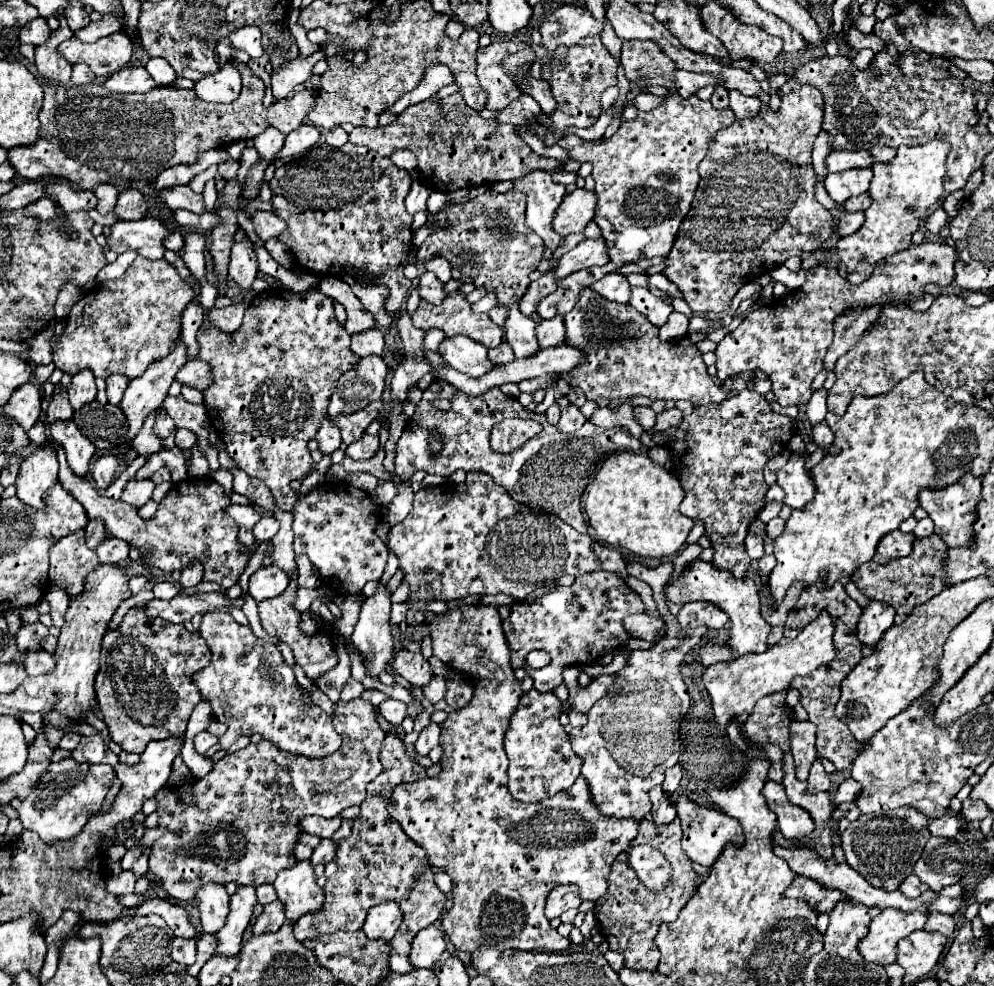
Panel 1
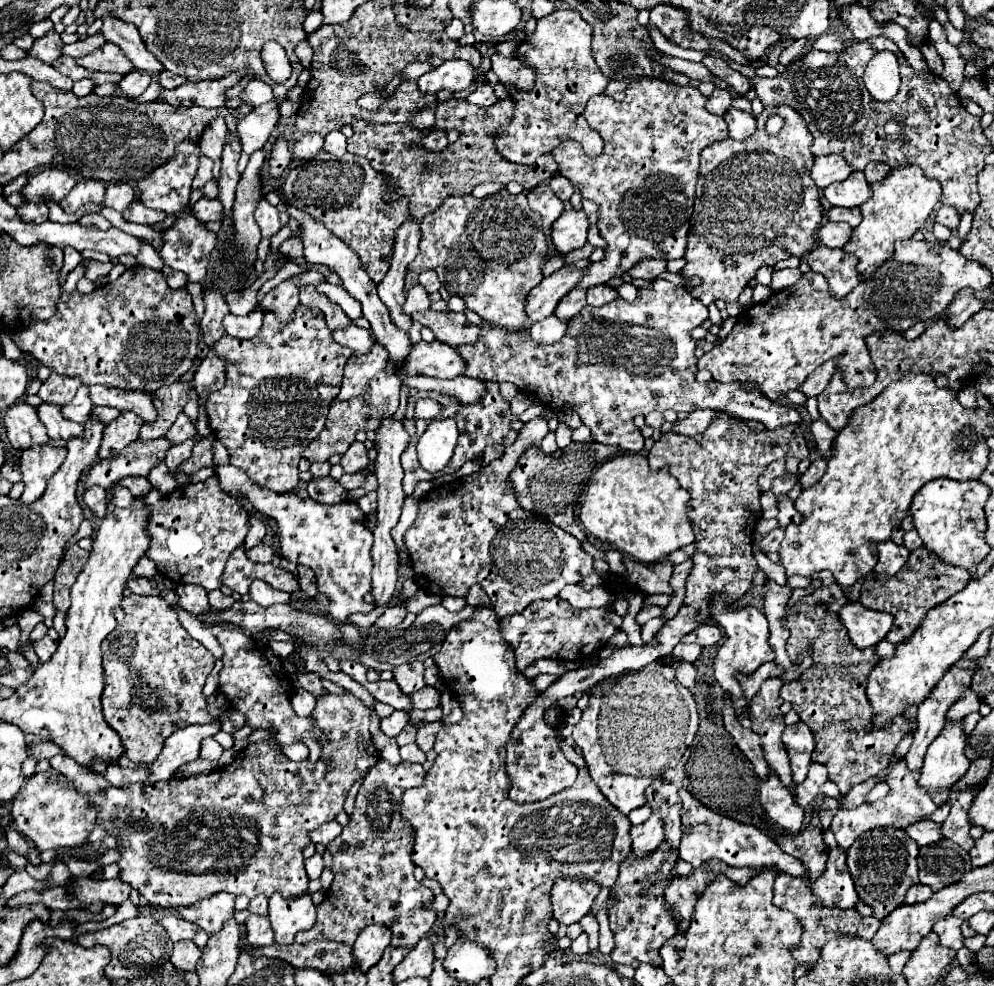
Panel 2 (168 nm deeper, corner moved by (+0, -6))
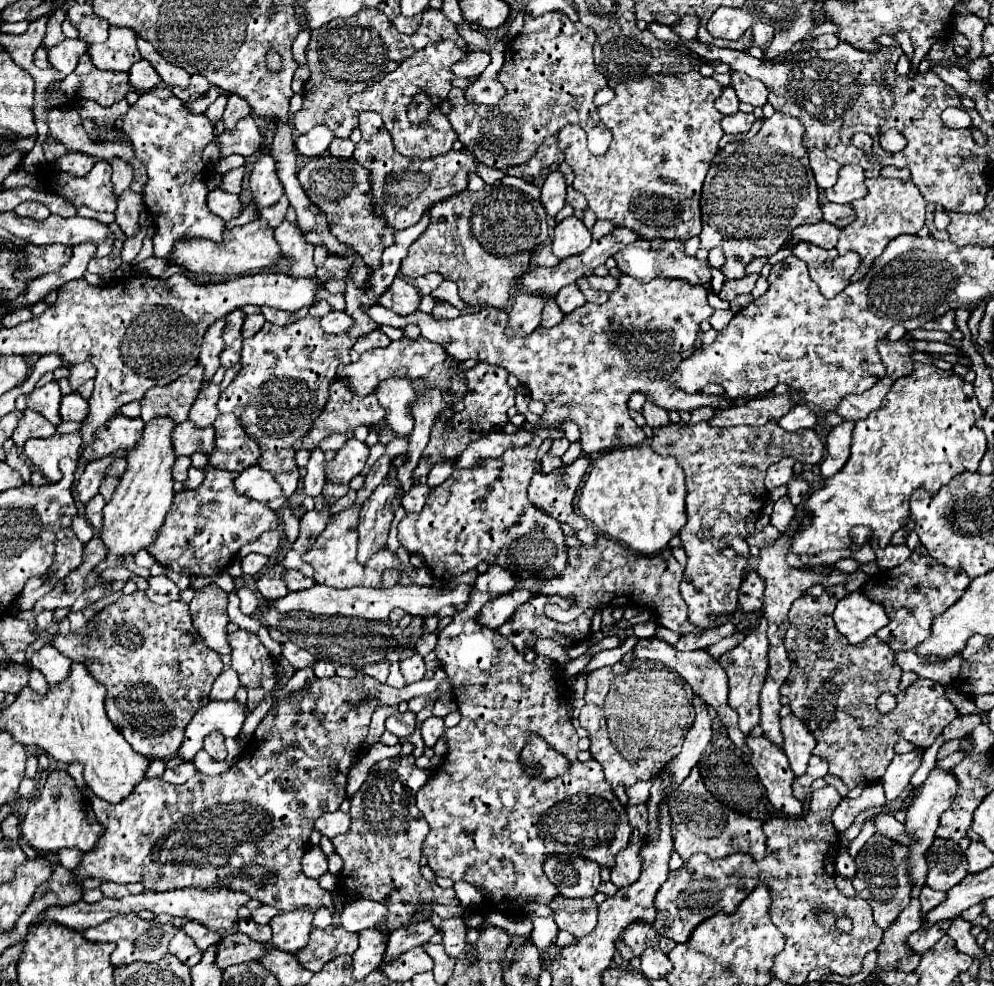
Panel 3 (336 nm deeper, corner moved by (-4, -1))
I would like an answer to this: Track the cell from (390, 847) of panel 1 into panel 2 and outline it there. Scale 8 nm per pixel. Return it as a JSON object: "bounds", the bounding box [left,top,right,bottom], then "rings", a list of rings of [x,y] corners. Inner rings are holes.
{"bounds":[296,760,436,946],"rings":[[[378,760],[378,764],[368,772],[356,796],[350,822],[328,846],[328,852],[334,858],[334,882],[326,892],[326,900],[318,906],[314,928],[296,934],[298,944],[334,940],[352,946],[362,924],[378,922],[378,918],[392,928],[392,946],[412,946],[428,934],[436,922],[436,912],[432,908],[434,894],[430,888],[424,888],[414,880],[414,862],[410,858],[414,834],[400,814],[400,798],[404,790],[420,786],[424,774],[426,772],[420,764],[402,762],[400,766],[392,766],[386,760]],[[342,844],[346,844],[346,850],[340,848]]]}

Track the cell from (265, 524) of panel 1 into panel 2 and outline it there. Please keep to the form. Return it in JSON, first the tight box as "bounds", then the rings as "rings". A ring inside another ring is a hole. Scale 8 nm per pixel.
{"bounds":[246,544,272,564],"rings":[[[260,544],[260,546],[252,548],[252,550],[248,550],[246,554],[248,554],[248,558],[250,558],[252,562],[262,562],[262,564],[266,564],[266,562],[272,560],[272,548],[270,548],[268,544]]]}

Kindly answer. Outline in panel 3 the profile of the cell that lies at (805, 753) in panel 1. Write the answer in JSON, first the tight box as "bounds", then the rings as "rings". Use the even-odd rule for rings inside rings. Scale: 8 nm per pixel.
{"bounds":[782,715,816,775],"rings":[[[794,715],[782,717],[782,735],[784,735],[784,753],[790,761],[790,767],[796,775],[802,775],[808,769],[808,759],[816,747],[814,735],[808,731],[804,721]]]}

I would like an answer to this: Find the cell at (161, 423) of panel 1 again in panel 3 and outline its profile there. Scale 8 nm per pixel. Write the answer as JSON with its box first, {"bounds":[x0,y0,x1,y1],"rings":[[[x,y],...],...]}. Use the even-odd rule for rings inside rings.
{"bounds":[188,385,220,427],"rings":[[[210,385],[206,391],[200,391],[200,397],[190,407],[188,421],[192,421],[192,425],[196,425],[196,427],[212,425],[216,421],[216,417],[220,415],[218,409],[216,409],[218,397],[220,397],[220,387],[218,385]]]}

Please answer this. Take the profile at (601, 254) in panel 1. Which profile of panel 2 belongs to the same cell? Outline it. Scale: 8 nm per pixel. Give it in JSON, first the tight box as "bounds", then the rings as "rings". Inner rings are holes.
{"bounds":[526,266,586,322],"rings":[[[564,266],[562,270],[544,278],[536,288],[532,288],[526,298],[526,314],[530,322],[552,316],[560,298],[568,294],[582,280],[584,274],[586,270],[574,270],[570,266]]]}

